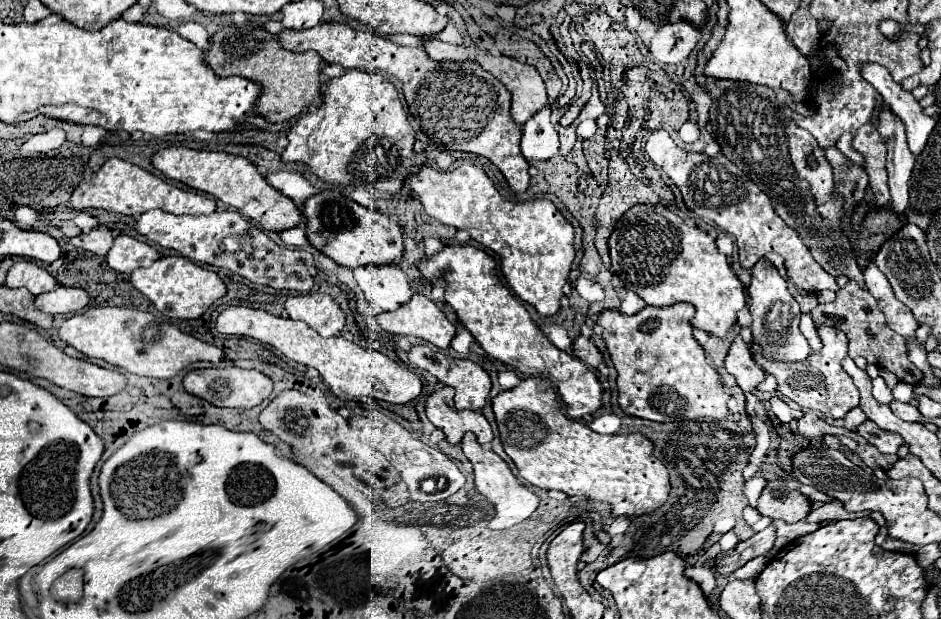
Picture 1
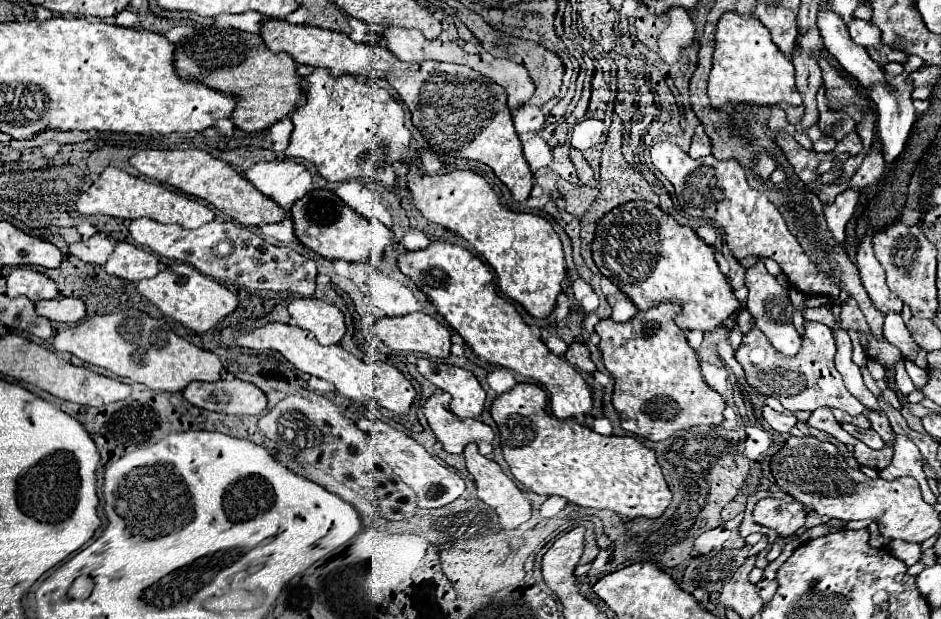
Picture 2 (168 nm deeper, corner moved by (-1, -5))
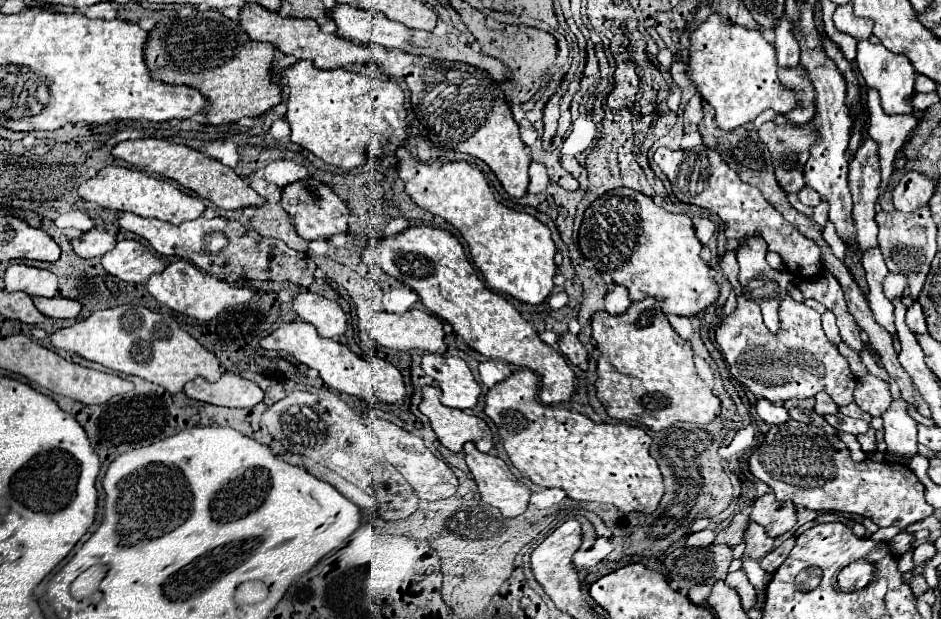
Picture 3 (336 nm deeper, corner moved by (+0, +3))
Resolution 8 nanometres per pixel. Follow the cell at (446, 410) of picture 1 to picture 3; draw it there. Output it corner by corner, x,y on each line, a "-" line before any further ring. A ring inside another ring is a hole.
424,386
420,412
430,418
432,430
438,436
438,442
452,452
460,452
466,442
474,442
480,452
490,452
494,448
492,430
488,424
464,410
448,408
440,402
440,388

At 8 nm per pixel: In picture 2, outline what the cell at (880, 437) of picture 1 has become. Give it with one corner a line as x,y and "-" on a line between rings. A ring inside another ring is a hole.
843,424
843,428
845,428
851,436
855,436
857,440
861,440
863,444
867,444
867,446
873,448
873,450
881,450
881,446
885,446
885,442
881,440
881,436
879,436
873,428
863,430
863,428
857,428
857,426
853,426
853,424

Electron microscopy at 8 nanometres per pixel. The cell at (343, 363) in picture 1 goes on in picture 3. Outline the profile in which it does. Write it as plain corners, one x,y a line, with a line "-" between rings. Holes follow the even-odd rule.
306,322
282,324
276,332
262,338
260,346
264,350
276,350
276,352
286,352
286,354
294,356
298,362
306,364
308,368
318,370
320,378
326,382
328,388
334,388
338,392
356,396
356,398
366,400
370,404
372,404
372,396
380,402
396,404
396,402
402,402
402,398
406,394
402,374
390,362
380,360
380,358
370,358
370,360
358,358
344,344
318,336
316,328
312,324
306,324

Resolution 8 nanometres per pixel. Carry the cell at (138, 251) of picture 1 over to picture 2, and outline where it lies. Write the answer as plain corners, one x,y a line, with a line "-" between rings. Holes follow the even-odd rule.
119,242
115,246
115,252
109,256
105,270
111,276
139,282
143,278
157,276
159,260
149,250
143,250
135,244
129,244
129,242

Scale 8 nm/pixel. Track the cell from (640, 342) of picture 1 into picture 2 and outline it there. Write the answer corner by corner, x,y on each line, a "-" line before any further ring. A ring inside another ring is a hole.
659,304
647,312
637,312
629,322
615,322
611,318
601,320
595,326
599,334
599,350
603,354
603,362
607,372
615,378
613,390
613,406
621,418
621,426
627,432
649,440
665,440
673,436
677,430
687,430
691,426
717,426
723,422
725,400
703,380
699,368
699,356
689,346
683,330
675,324
675,316
681,314
681,306
677,304

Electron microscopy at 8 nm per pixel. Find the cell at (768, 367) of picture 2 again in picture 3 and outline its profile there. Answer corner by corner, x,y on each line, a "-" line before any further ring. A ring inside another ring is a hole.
786,294
780,300
778,316
780,330
778,334
772,334
762,322
760,306
744,296
738,296
736,310
722,318
716,328
716,342
732,378
744,384
756,398
766,398
770,402
812,398
818,392
826,392
838,406
850,404
856,380
846,358
826,338
820,314

